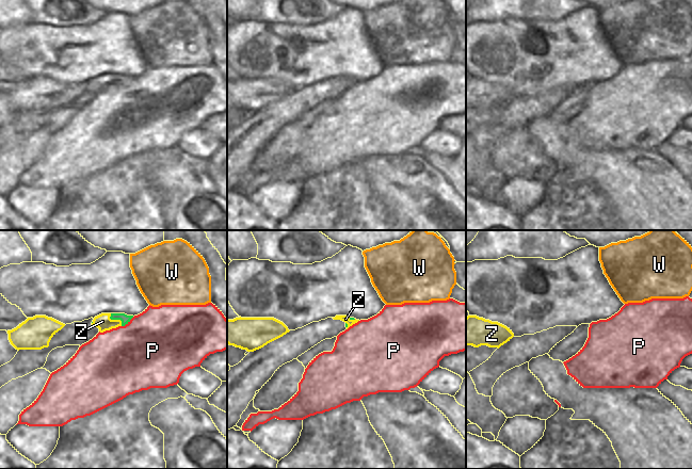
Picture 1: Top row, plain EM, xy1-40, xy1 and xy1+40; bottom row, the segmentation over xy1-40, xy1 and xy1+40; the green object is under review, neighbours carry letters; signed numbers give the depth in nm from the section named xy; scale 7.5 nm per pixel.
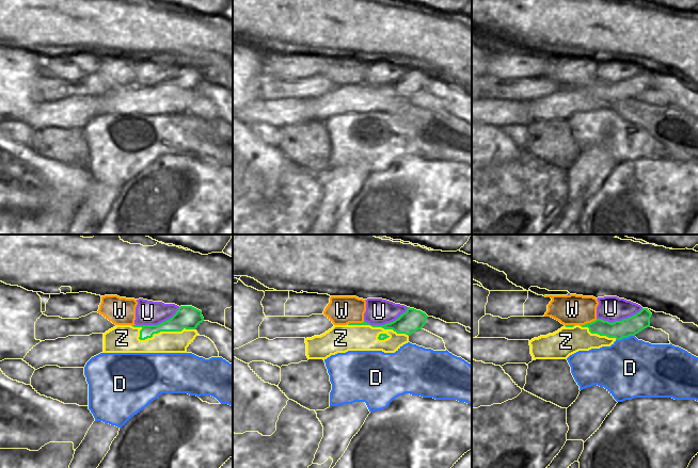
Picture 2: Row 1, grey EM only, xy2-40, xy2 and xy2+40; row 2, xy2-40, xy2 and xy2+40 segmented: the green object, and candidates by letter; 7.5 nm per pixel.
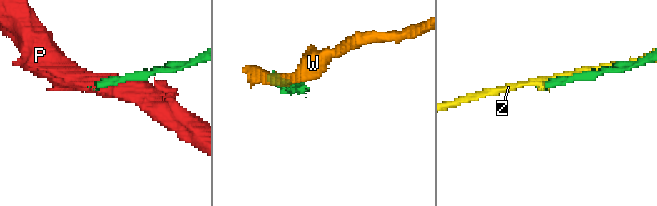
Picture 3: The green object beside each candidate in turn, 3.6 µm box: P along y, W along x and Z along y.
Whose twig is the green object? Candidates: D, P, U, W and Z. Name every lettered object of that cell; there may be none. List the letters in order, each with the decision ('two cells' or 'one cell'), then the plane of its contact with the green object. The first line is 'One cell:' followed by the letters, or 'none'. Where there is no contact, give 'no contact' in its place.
One cell: none
D: two cells; contact in xy2+40
P: two cells; contact in xy1-40
U: two cells; contact in xy2
W: two cells; contact in xy2+40
Z: two cells; contact in xy2-40

